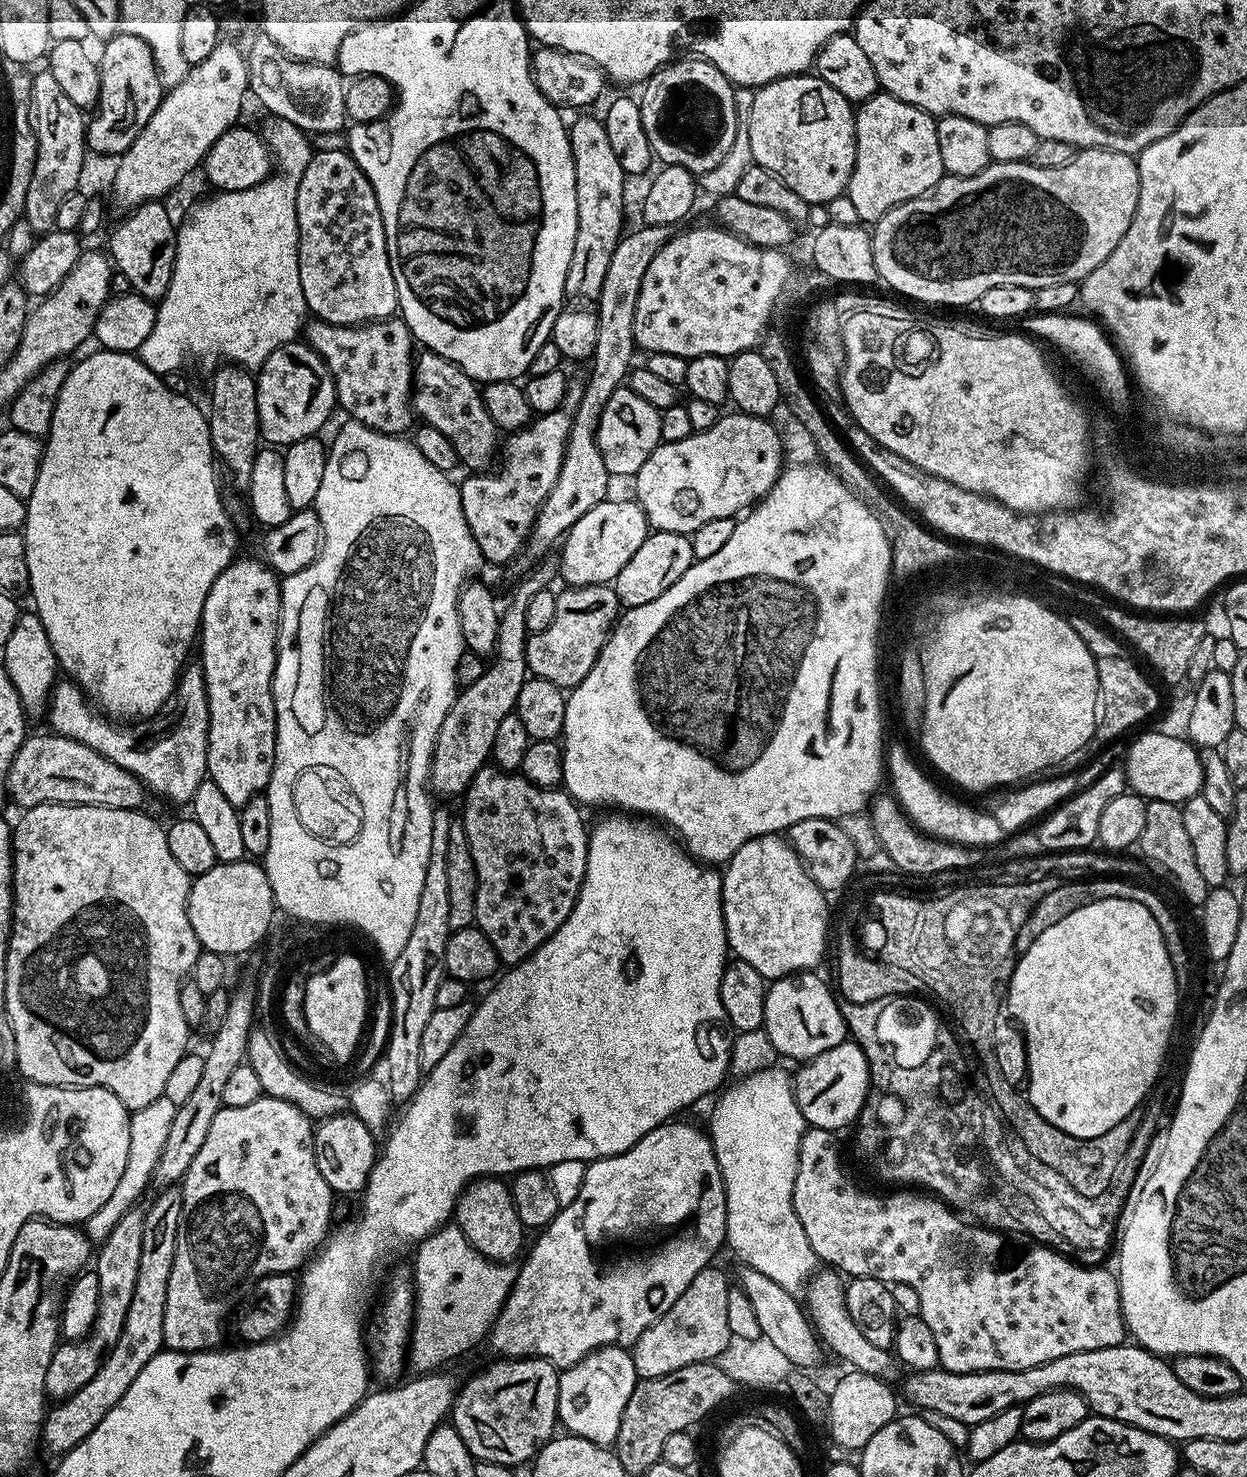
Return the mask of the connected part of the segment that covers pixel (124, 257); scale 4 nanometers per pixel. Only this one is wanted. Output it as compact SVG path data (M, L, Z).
M149 202L131 209L125 215L128 217L113 230L112 237L108 240L109 249L107 248L115 271L130 278L132 291L153 302L163 300L170 286L170 274L174 270L176 257L177 225L174 220L172 224L172 216L164 206L160 202Z

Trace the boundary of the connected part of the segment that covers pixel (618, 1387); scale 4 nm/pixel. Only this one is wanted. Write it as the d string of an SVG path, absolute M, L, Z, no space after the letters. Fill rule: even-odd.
M618 1344L594 1350L573 1368L563 1369L558 1382L556 1411L563 1431L595 1444L615 1445L618 1426L622 1426L622 1410L626 1410L626 1402L630 1402L630 1394L634 1394L637 1379L631 1351Z

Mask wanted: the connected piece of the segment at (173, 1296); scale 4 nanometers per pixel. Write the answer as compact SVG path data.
M263 1095L250 1106L220 1108L214 1122L210 1122L210 1134L206 1134L202 1150L194 1154L194 1162L190 1162L182 1181L182 1214L166 1290L164 1348L207 1352L221 1347L220 1327L228 1316L232 1276L263 1278L303 1269L333 1227L332 1199L332 1187L322 1178L314 1158L313 1121L298 1106Z

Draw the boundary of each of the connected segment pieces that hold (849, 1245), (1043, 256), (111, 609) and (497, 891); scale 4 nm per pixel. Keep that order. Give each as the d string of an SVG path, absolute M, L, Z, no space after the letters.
M809 1127L800 1143L798 1158L798 1174L794 1178L794 1214L798 1214L798 1222L802 1222L802 1230L806 1230L806 1238L810 1238L810 1246L814 1250L817 1261L829 1260L833 1269L839 1270L845 1277L869 1276L882 1280L885 1284L905 1284L914 1286L920 1303L920 1317L930 1326L934 1334L934 1343L938 1345L939 1367L945 1372L989 1372L990 1370L1026 1370L1030 1366L1042 1366L1046 1362L1054 1362L1054 1358L1062 1358L1062 1354L1078 1354L1082 1350L1102 1350L1106 1346L1125 1343L1126 1329L1124 1315L1120 1309L1120 1281L1115 1275L1107 1272L1104 1266L1085 1266L1075 1264L1063 1256L1063 1251L1049 1248L1031 1238L1021 1238L1016 1234L1005 1234L995 1228L985 1228L975 1222L969 1222L963 1215L949 1208L943 1200L925 1194L920 1190L892 1190L889 1196L875 1196L872 1192L863 1192L848 1177L844 1164L840 1161L840 1148L835 1144L833 1133L824 1128Z
M1085 148L1077 151L1076 157L1069 164L1058 166L1058 170L1042 170L1030 162L1015 160L1014 162L993 162L986 170L973 176L945 174L926 194L894 206L894 210L890 210L883 218L875 221L871 233L876 275L881 281L885 280L894 291L901 292L912 300L921 300L924 304L975 305L980 296L986 294L986 290L994 290L994 286L1026 286L1035 290L1042 286L1054 286L1054 282L1071 284L1082 282L1111 254L1114 246L1122 242L1122 234L1126 234L1134 218L1140 193L1140 175L1136 161L1137 157L1127 152L1105 148Z
M95 351L76 365L73 363L66 382L62 382L62 390L54 406L54 418L43 441L44 457L38 470L38 482L34 482L34 490L26 498L28 509L22 535L26 542L26 566L30 566L30 600L36 603L34 611L42 618L42 626L46 626L59 671L71 678L105 716L116 722L139 722L155 716L174 695L176 682L189 659L188 651L191 648L193 651L200 631L199 615L184 616L184 608L203 608L206 594L210 594L210 586L214 586L214 578L218 578L218 574L237 559L236 532L220 501L220 488L212 477L214 453L208 417L201 405L199 408L185 394L174 394L161 377L140 361L139 355Z
M485 766L463 793L462 823L474 858L476 871L475 927L490 938L501 965L521 964L542 942L546 942L570 918L574 902L586 874L589 825L580 817L581 809L567 792L560 788L543 788L512 770Z

